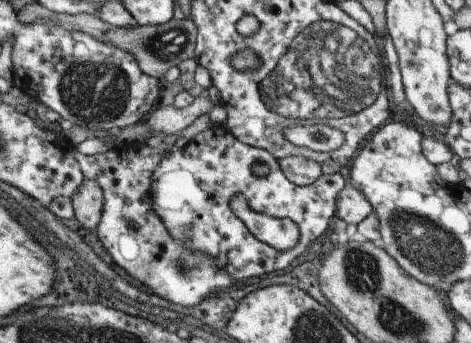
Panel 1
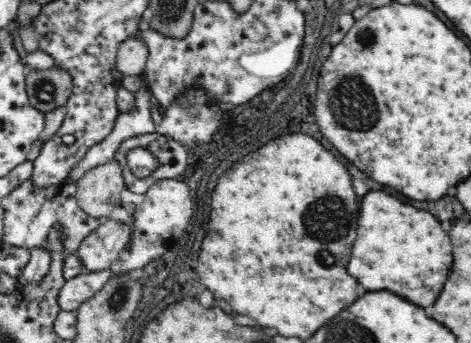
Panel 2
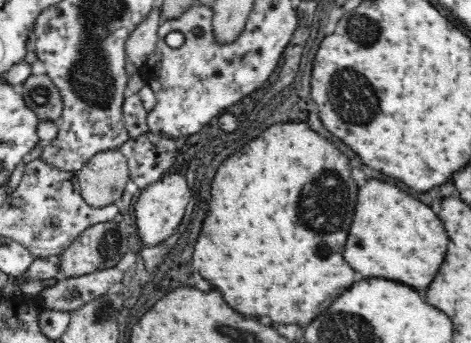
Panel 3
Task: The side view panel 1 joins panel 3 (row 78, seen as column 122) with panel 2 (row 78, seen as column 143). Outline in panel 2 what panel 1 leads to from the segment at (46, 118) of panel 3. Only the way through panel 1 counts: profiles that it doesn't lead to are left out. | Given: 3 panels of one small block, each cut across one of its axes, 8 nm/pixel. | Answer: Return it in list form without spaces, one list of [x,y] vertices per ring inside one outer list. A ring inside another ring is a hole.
[[[32,68],[26,76],[26,92],[30,96],[30,104],[44,114],[66,106],[72,90],[74,78],[66,68]]]

